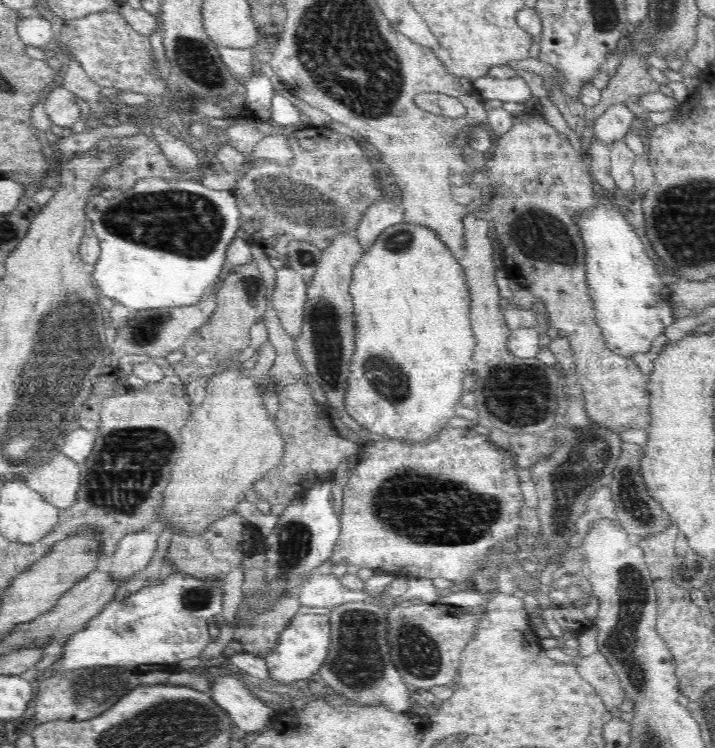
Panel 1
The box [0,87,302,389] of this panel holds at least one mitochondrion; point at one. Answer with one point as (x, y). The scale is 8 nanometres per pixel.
(185, 224)

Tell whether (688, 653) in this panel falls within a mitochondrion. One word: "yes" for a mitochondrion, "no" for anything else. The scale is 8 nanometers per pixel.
no

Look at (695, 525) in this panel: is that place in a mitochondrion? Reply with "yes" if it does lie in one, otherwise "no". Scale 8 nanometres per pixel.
no

